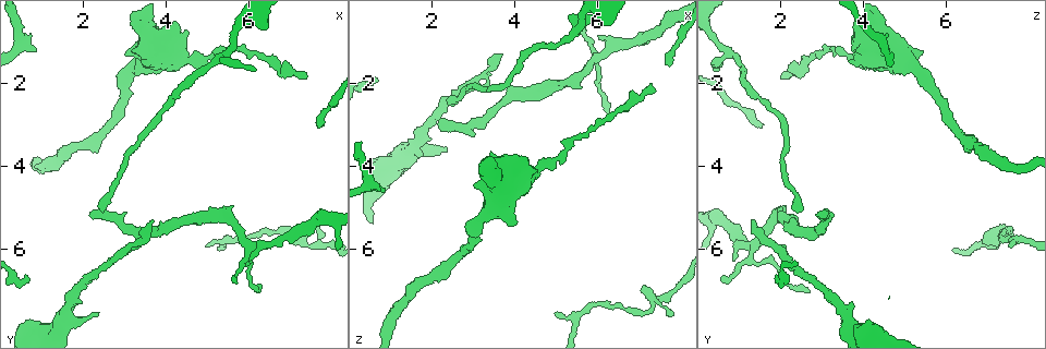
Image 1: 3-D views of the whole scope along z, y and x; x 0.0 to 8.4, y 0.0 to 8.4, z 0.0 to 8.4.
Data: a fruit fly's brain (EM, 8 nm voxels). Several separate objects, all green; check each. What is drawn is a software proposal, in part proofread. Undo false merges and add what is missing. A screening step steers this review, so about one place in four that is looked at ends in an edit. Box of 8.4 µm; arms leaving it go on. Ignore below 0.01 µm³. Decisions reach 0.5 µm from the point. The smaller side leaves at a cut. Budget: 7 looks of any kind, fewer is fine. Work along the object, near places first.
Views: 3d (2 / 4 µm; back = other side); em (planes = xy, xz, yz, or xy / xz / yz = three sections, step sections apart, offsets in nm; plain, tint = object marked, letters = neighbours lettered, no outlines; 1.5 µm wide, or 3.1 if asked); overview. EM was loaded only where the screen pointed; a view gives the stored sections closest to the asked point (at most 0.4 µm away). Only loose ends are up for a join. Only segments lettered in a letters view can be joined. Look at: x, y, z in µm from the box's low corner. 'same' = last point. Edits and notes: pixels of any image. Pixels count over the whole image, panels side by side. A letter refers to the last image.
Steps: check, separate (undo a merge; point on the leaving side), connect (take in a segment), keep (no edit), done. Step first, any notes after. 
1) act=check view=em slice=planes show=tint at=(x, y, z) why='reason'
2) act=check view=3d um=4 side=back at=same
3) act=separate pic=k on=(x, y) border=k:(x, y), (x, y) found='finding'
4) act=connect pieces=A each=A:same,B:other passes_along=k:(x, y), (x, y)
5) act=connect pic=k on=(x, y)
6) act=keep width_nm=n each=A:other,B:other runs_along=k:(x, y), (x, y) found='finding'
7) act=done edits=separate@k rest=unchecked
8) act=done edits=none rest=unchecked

act=check view=em slice=yz step=4 show=tint at=(2.40, 7.50, 3.65) why='branch stops here'

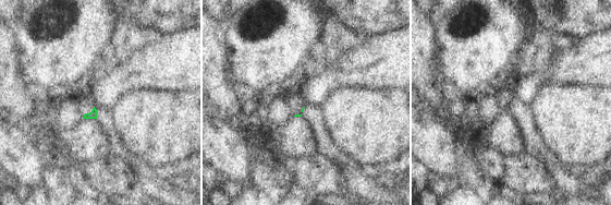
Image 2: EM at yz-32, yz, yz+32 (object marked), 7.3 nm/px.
act=check view=em slice=planes show=letters at=same why='cut it another way'

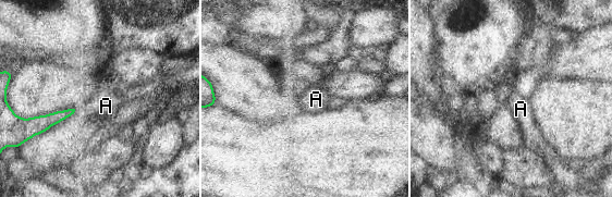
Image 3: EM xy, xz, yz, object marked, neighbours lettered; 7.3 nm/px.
act=keep each=A:other border=3:(76, 107), (77, 112) found='no lettered segment goes on from it'

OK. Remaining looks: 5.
act=check view=3d um=2 at=(6.00, 6.30, 0.80) why='branch stops here'

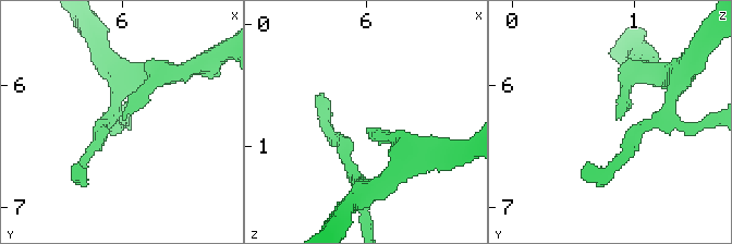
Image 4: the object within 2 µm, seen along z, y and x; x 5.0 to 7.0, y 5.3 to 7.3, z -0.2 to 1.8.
act=check view=em slice=planes show=tint at=(6.02, 6.24, 0.84)

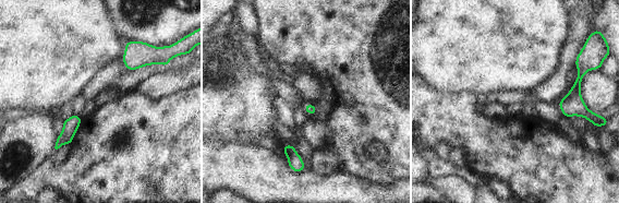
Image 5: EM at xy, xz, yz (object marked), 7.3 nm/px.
act=check view=em slice=planes show=letters at=same

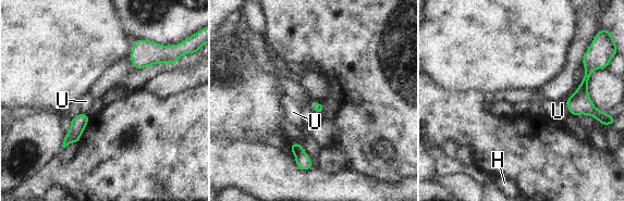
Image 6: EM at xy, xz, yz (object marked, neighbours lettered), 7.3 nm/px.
act=keep longest_contact=U:180nm each=H:other,U:other border=6:(301, 145), (313, 165) found='no lettered segment goes on from it'

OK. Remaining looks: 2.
act=done edits=none rest=unchecked

